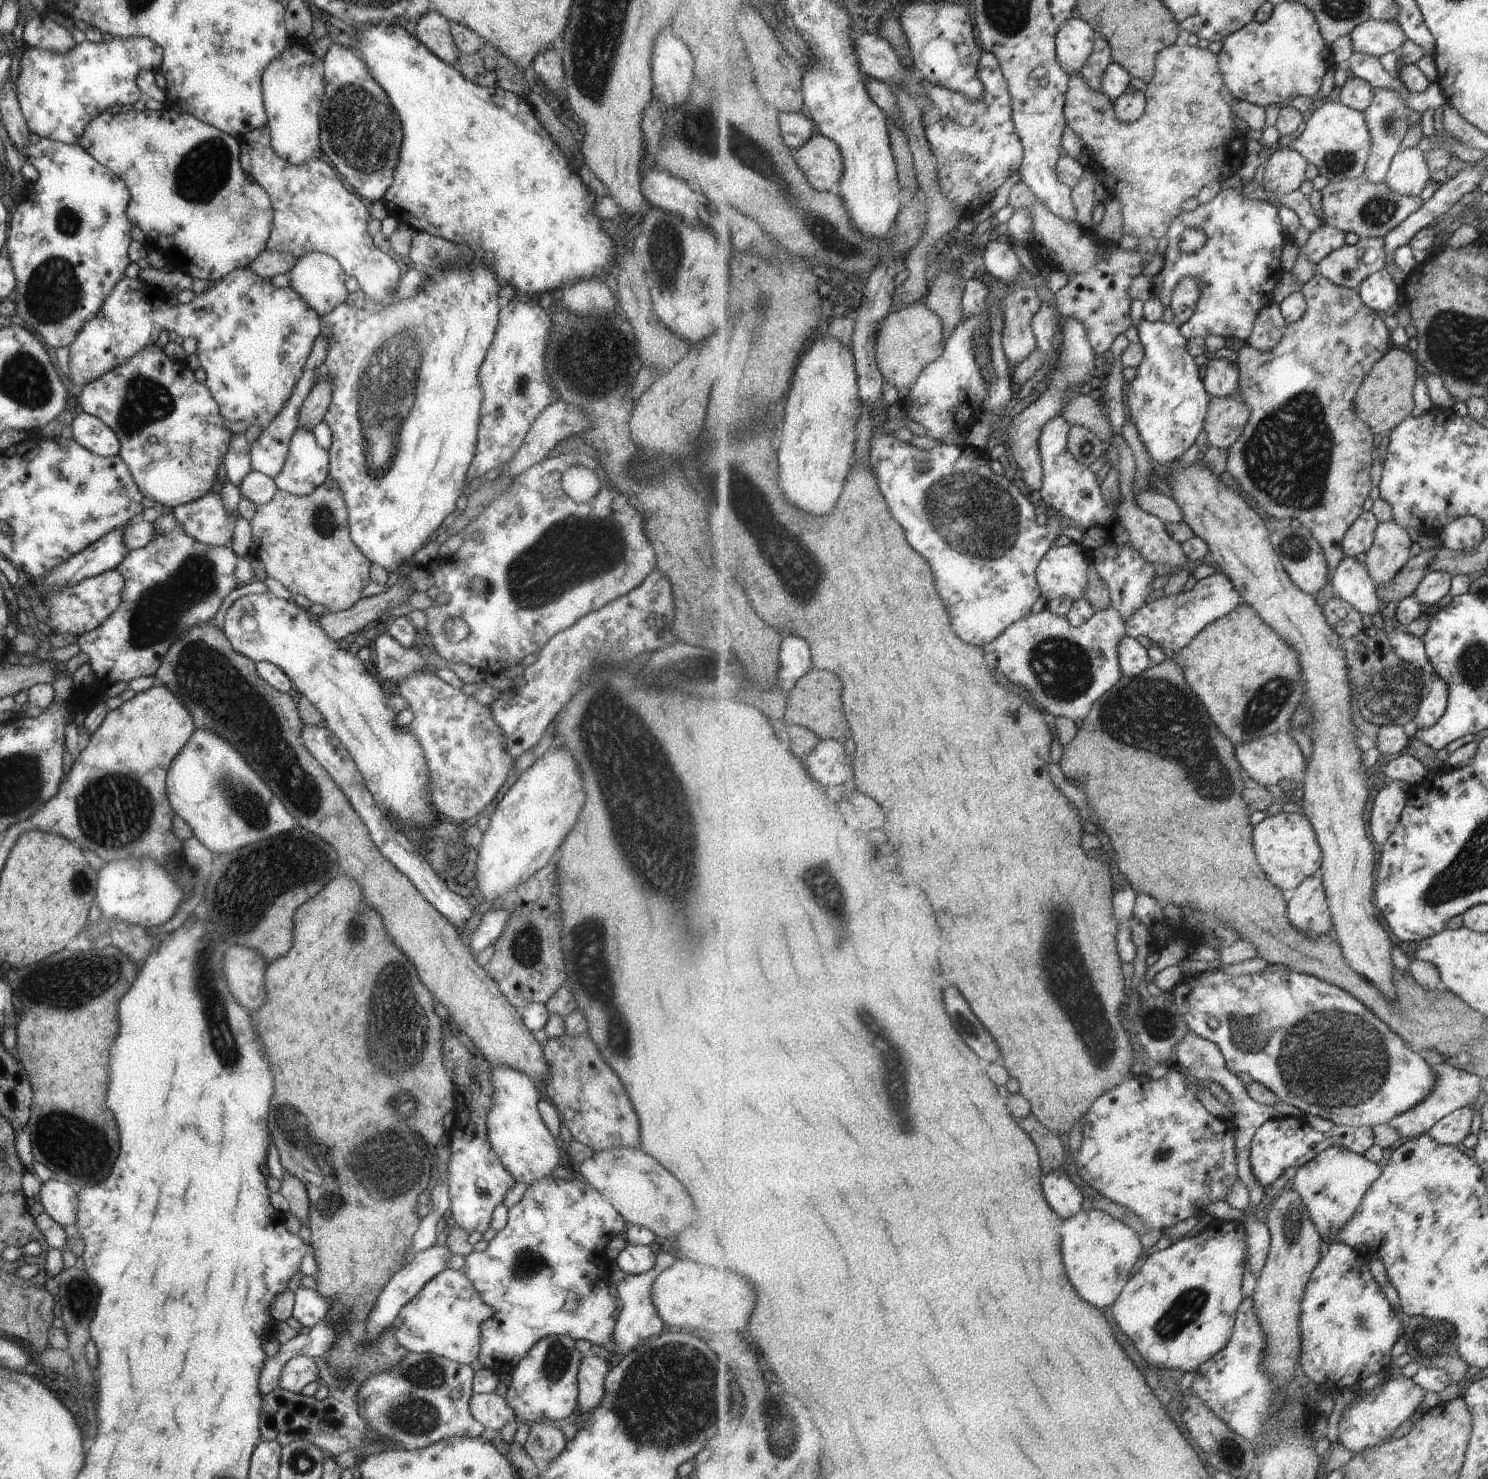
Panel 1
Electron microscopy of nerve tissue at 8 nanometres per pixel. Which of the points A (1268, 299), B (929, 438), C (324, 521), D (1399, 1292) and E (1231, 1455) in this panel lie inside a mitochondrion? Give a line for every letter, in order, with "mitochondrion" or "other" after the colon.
A: other
B: other
C: mitochondrion
D: other
E: other

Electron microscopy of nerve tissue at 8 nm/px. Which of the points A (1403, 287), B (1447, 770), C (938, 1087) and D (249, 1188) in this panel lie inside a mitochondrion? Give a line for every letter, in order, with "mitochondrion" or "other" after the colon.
A: other
B: other
C: other
D: other

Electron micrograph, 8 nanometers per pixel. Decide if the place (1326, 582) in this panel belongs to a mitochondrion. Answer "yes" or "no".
no

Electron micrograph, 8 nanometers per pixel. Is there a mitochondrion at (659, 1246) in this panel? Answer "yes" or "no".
no

